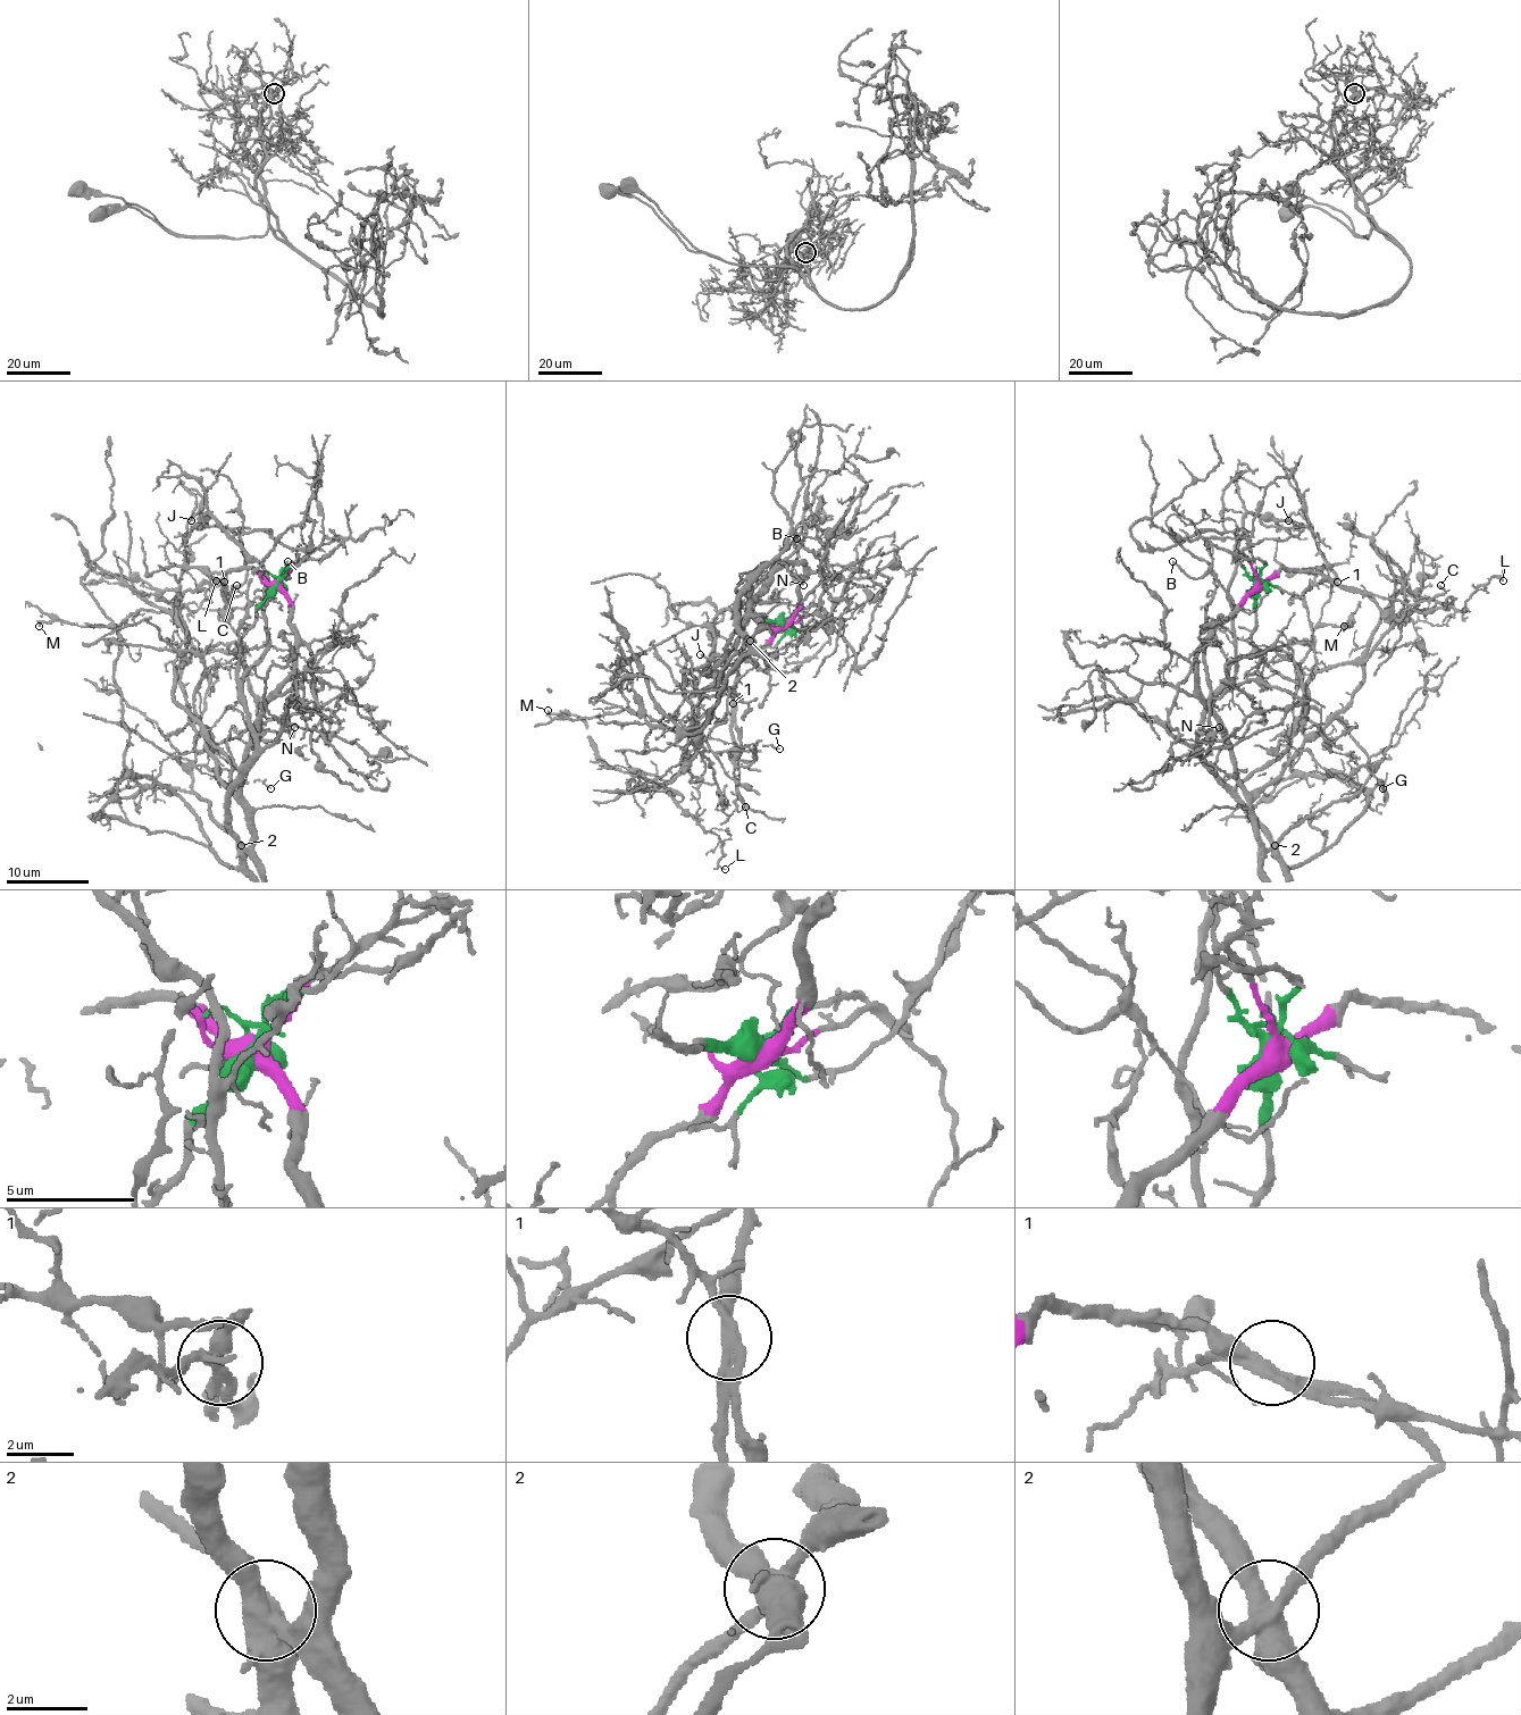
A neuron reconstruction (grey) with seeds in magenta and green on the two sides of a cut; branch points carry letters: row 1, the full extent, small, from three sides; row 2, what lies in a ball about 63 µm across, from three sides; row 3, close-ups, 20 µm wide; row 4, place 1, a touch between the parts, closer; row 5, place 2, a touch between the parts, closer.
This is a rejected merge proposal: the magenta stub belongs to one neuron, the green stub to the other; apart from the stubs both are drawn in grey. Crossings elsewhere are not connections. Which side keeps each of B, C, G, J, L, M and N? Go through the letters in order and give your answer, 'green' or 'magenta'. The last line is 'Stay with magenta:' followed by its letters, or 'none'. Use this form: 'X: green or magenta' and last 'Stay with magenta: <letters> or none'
B: green
C: magenta
G: magenta
J: green
L: magenta
M: green
N: green
Stay with magenta: C, G, L

